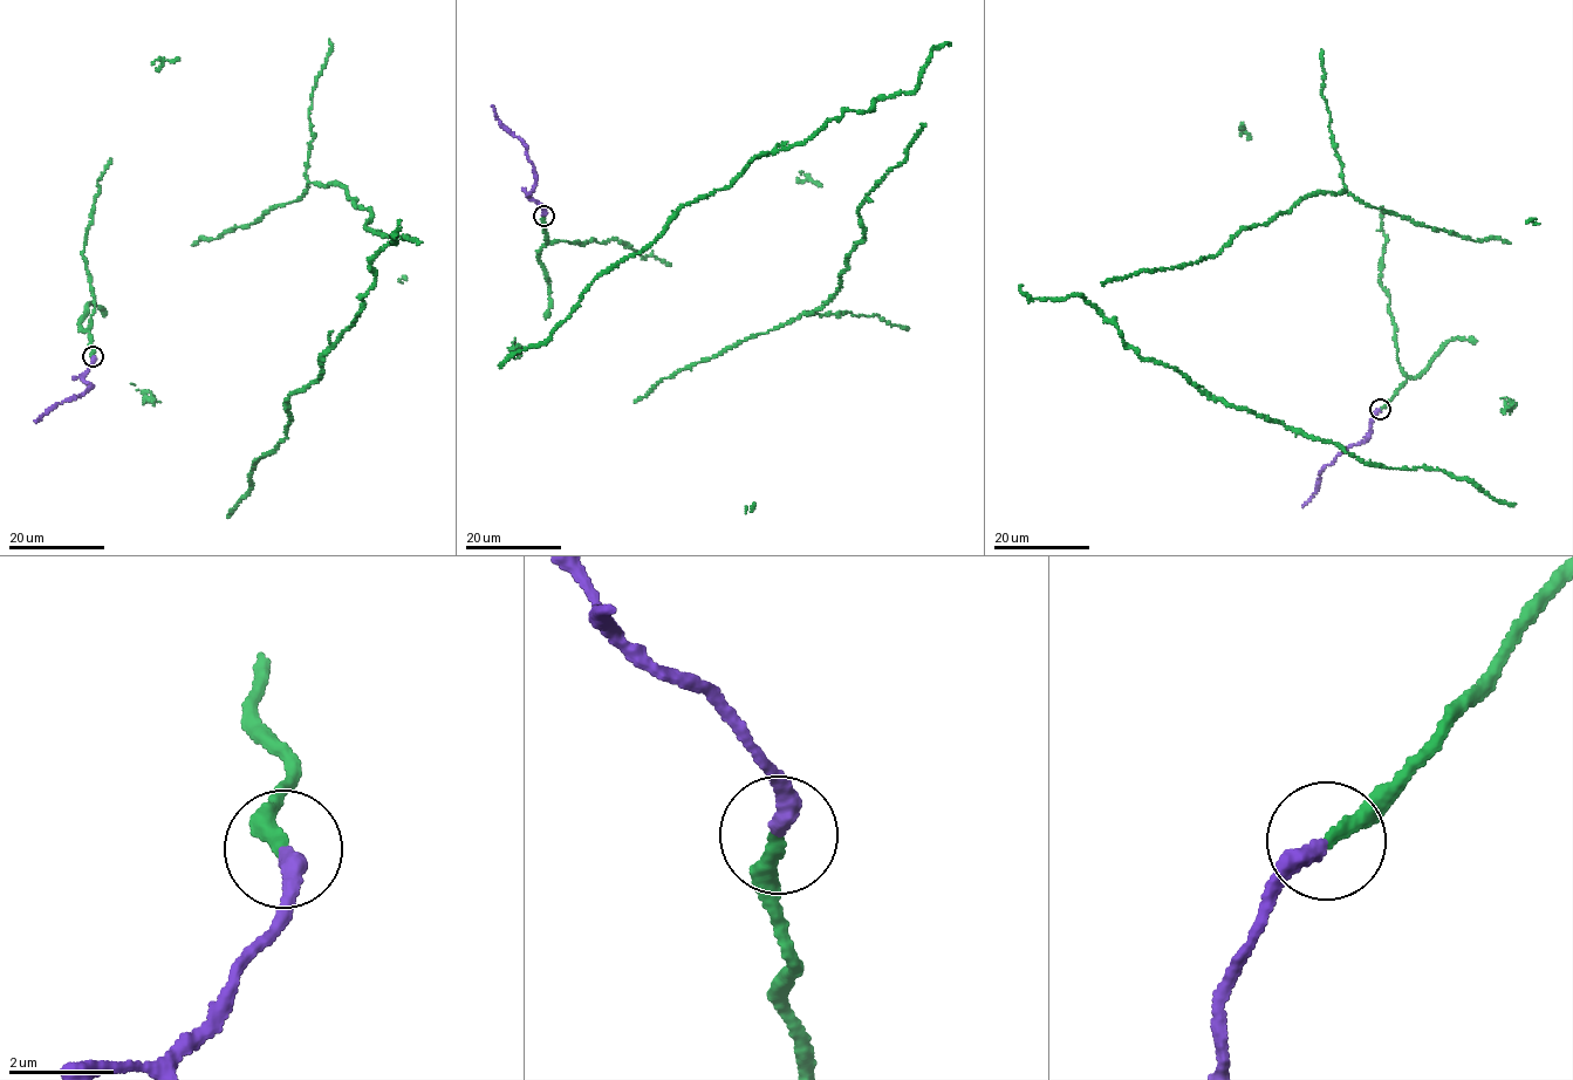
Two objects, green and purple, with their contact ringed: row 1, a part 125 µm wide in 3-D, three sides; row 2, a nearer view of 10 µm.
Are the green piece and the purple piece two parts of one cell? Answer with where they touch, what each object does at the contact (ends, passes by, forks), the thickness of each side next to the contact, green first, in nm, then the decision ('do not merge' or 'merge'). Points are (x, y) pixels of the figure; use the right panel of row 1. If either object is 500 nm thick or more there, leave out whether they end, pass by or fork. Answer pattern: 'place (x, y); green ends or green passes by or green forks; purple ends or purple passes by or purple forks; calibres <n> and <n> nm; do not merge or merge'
place (1380, 409); green ends; purple ends; calibres 240 and 320 nm; do not merge

